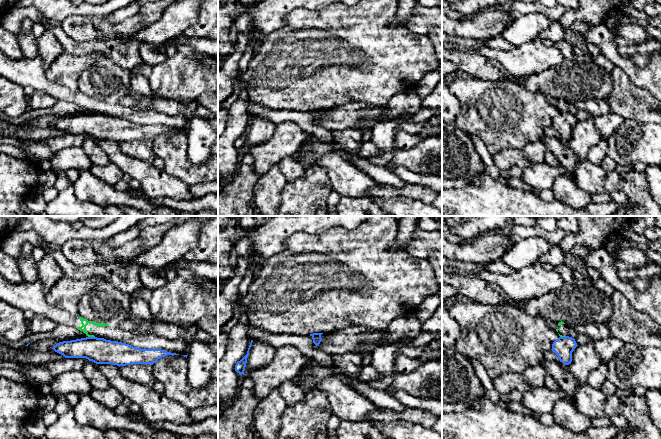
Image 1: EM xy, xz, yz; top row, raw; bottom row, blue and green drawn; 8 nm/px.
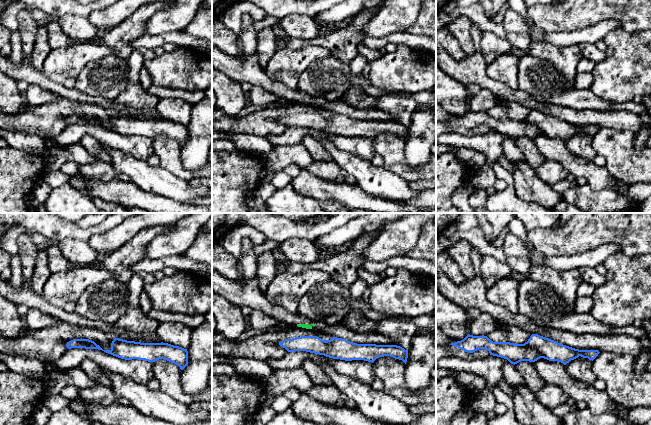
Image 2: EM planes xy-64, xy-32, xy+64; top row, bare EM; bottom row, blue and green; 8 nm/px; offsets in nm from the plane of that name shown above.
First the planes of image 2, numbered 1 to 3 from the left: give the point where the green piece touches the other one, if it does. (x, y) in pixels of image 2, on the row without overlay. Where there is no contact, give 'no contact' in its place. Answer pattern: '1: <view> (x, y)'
1: no contact
2: no contact
3: no contact

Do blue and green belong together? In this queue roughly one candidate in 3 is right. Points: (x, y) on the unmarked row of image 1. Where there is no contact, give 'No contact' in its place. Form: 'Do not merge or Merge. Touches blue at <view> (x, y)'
Do not merge. Touches blue at xy (91, 113)

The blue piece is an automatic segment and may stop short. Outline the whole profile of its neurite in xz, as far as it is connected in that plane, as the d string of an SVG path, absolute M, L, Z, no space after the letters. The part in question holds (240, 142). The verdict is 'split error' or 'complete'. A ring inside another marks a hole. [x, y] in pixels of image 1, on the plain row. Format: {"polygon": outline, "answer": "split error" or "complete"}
{"polygon": "M251 116L251 119L250 119L248 127L247 127L247 130L240 137L238 137L235 141L235 147L237 149L239 149L240 151L242 151L245 147L247 134L248 134L248 130L249 130L249 126L250 126L250 123L252 121L252 118L253 118L253 116Z", "answer": "complete"}

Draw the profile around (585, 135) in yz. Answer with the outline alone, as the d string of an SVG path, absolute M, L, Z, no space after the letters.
M593 117L578 121L572 128L572 138L566 142L570 150L581 162L586 160L589 150L601 139Z

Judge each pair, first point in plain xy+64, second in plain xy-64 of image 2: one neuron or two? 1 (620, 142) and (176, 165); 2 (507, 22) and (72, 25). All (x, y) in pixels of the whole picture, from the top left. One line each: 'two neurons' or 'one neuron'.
1: one neuron
2: one neuron

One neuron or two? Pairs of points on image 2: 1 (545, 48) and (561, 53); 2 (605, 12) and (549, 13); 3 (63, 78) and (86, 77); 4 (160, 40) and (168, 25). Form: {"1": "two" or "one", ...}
{"1": "one", "2": "one", "3": "two", "4": "two"}

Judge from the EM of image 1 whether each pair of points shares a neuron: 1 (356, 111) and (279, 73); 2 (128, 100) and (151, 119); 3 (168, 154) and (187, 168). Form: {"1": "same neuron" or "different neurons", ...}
{"1": "different neurons", "2": "different neurons", "3": "same neuron"}

